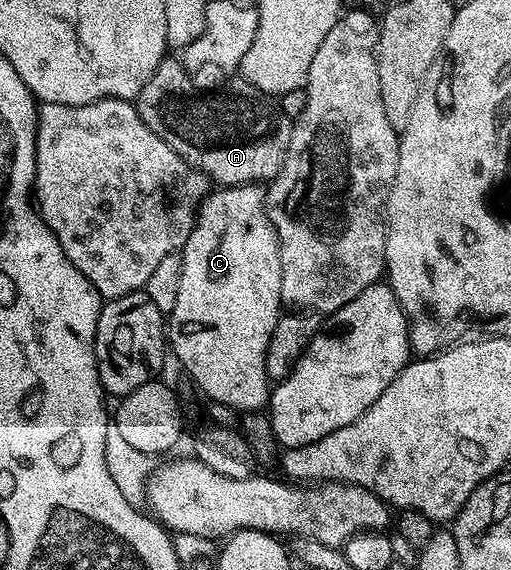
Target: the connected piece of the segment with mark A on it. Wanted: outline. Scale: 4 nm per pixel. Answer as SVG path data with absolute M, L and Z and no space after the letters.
M167 57L163 59L161 65L156 69L156 73L152 73L152 77L148 77L148 81L144 85L144 89L140 89L136 106L140 117L144 121L144 125L148 125L148 129L152 129L152 133L156 133L156 137L160 137L170 146L173 151L180 153L180 157L184 157L184 161L188 161L190 166L198 171L203 171L210 180L211 184L223 187L244 187L247 185L266 185L270 180L275 179L280 173L280 169L284 165L284 157L288 153L288 145L290 144L290 128L292 126L291 119L284 114L277 106L274 107L269 98L255 97L250 95L210 95L214 93L203 94L201 90L195 88L193 78L187 73L185 67L177 58Z

